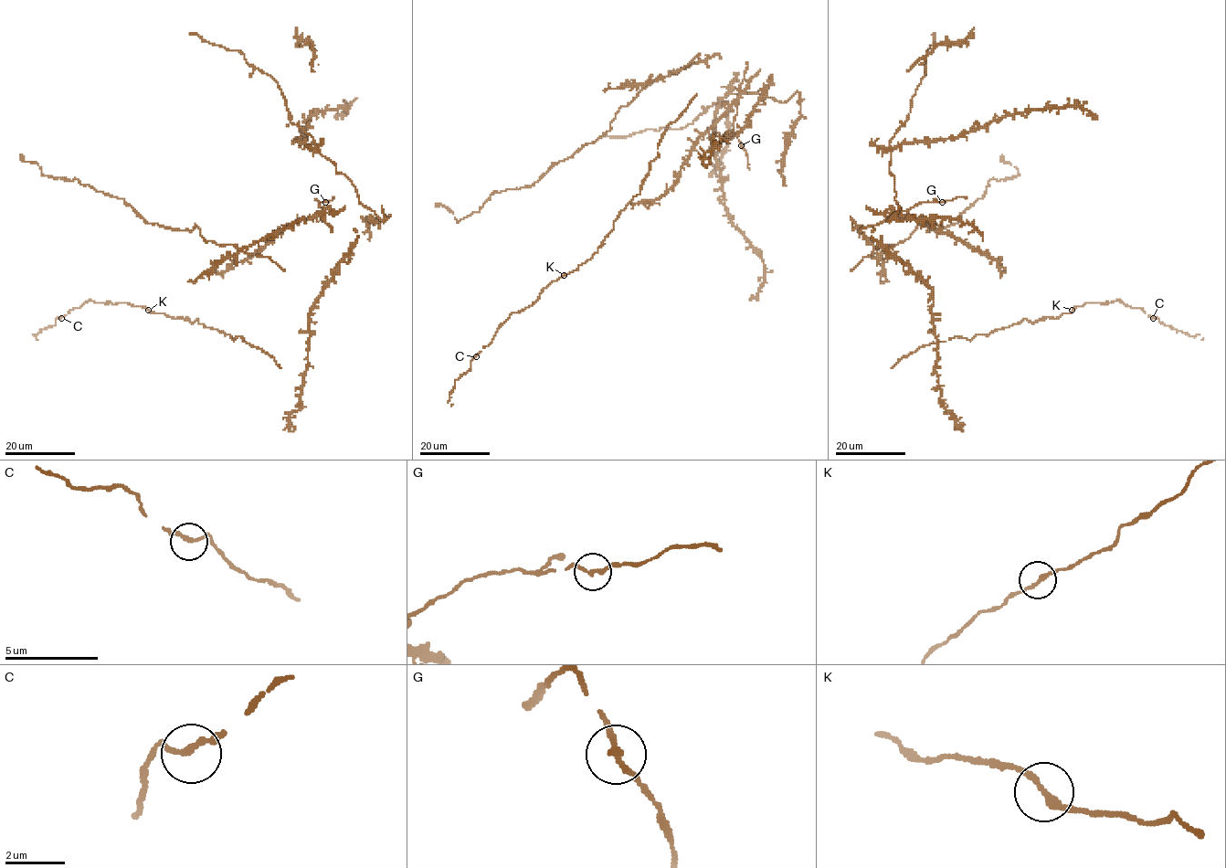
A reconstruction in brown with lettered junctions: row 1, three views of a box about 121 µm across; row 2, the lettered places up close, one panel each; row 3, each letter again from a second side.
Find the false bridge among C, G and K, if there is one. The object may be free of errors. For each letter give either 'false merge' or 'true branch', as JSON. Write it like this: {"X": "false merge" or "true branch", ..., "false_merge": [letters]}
{"C": "true branch", "G": "true branch", "K": "true branch", "false_merge": []}

